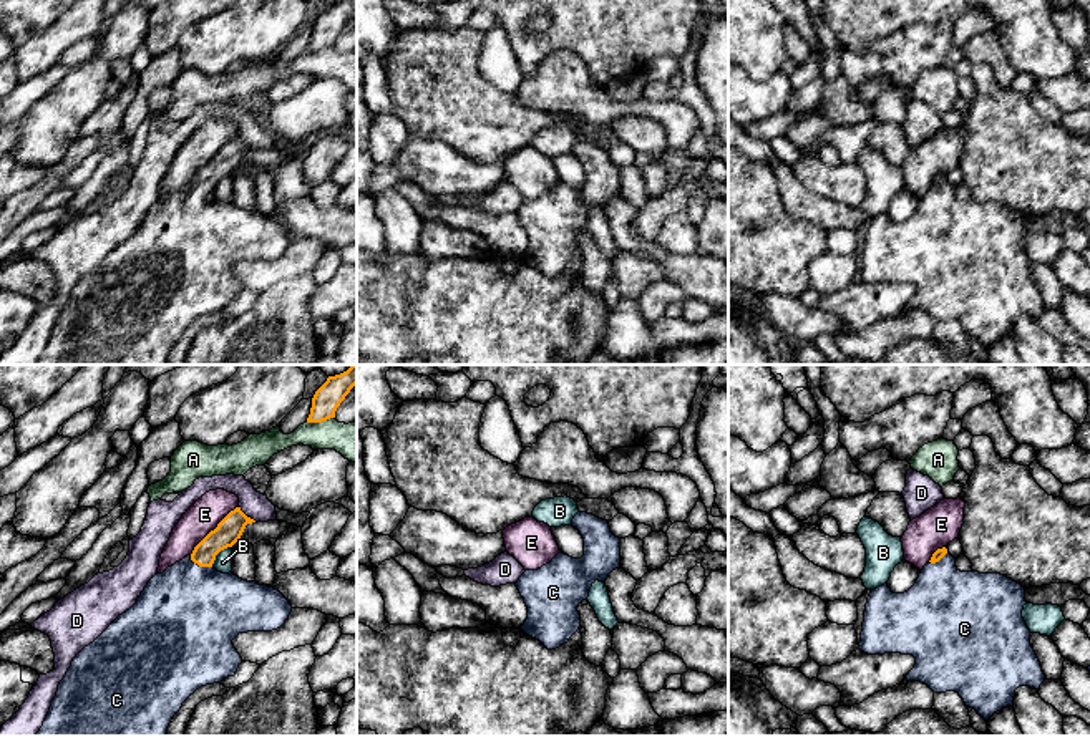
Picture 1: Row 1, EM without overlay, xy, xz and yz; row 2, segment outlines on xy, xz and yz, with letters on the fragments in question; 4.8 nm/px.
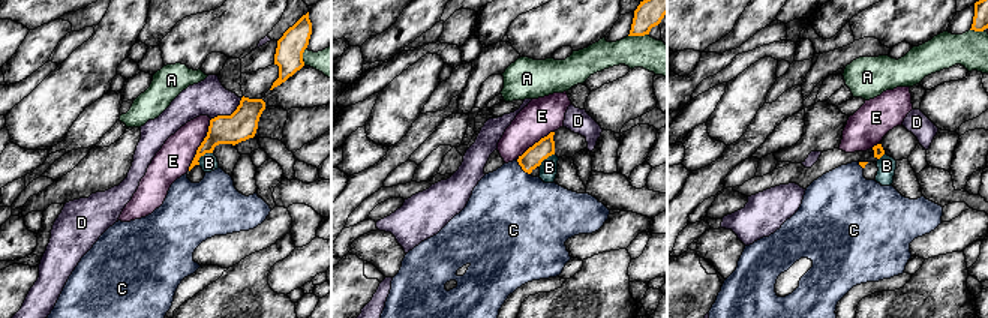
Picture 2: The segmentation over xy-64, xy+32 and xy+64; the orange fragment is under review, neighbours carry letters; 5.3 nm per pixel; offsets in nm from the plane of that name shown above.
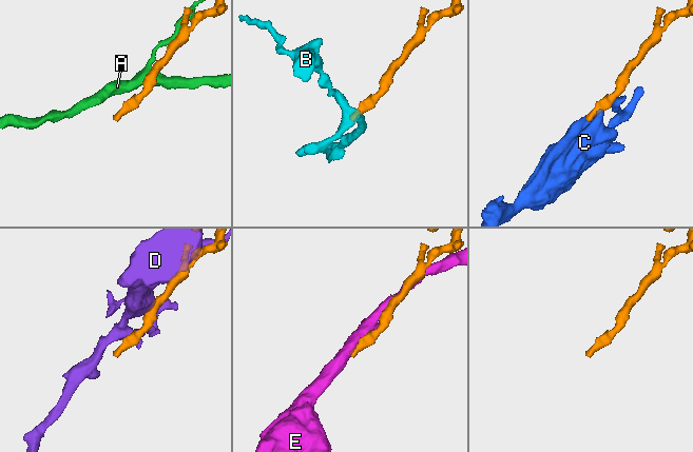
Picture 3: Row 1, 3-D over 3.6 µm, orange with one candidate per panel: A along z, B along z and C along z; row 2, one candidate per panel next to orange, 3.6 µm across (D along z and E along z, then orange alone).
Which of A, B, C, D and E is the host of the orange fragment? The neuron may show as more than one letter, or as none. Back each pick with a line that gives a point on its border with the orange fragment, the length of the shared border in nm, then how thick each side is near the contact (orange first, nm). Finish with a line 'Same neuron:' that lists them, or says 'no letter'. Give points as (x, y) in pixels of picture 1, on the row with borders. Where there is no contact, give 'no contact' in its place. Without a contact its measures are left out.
C: meets orange in xy at (199, 566); contact 130 nm long; 120 nm thick on the orange side, 480 nm on the other
Same neuron: C

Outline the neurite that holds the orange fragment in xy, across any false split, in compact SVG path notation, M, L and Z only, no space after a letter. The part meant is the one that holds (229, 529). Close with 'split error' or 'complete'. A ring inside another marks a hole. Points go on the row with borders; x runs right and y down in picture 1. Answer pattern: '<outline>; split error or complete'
M236 507L191 555L156 574L138 602L73 658L36 736L166 736L173 716L196 690L234 676L242 658L232 640L239 633L277 630L292 612L289 600L274 587L247 582L212 567L216 555L239 542L246 525L252 522L255 521Z; split error

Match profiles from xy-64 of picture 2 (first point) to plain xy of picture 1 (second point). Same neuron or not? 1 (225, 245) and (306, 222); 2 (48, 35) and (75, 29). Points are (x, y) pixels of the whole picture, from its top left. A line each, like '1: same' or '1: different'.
1: different
2: same

